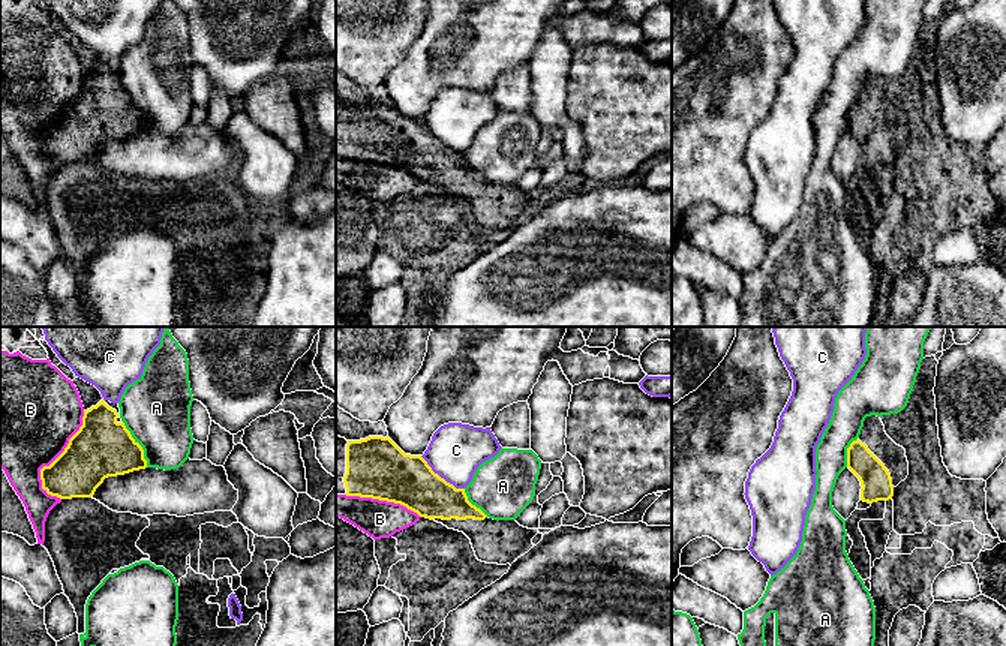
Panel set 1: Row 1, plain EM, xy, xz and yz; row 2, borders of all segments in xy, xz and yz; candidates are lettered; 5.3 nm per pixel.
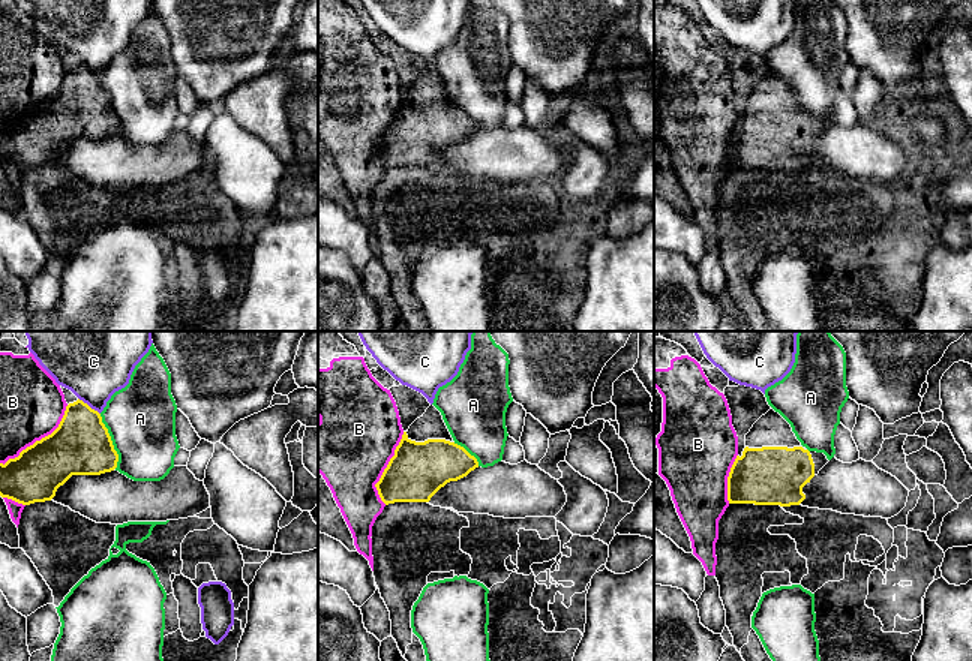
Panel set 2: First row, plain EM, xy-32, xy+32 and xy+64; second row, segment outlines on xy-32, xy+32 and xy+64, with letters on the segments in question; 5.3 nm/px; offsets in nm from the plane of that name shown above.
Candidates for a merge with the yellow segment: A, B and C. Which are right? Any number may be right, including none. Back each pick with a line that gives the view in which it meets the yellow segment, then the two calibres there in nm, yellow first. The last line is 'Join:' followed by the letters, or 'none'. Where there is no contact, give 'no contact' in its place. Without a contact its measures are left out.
Join: none

